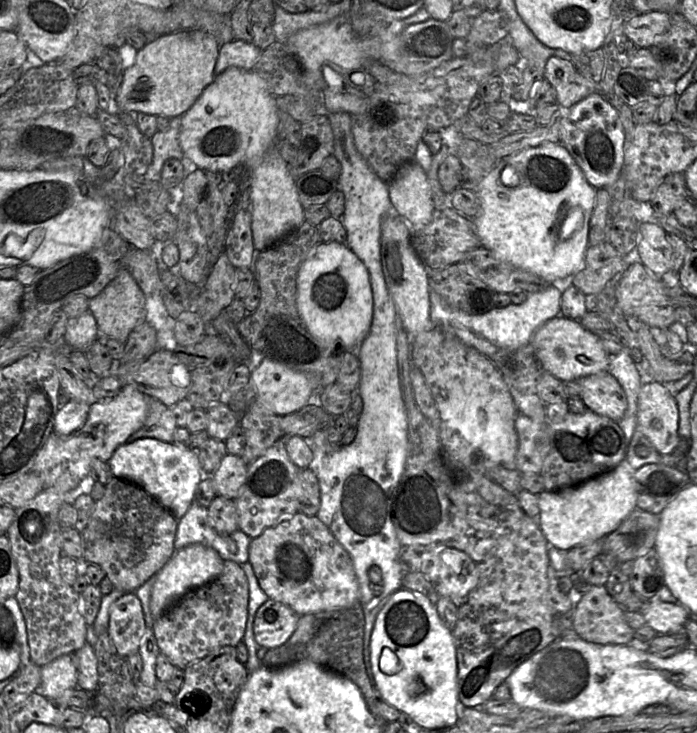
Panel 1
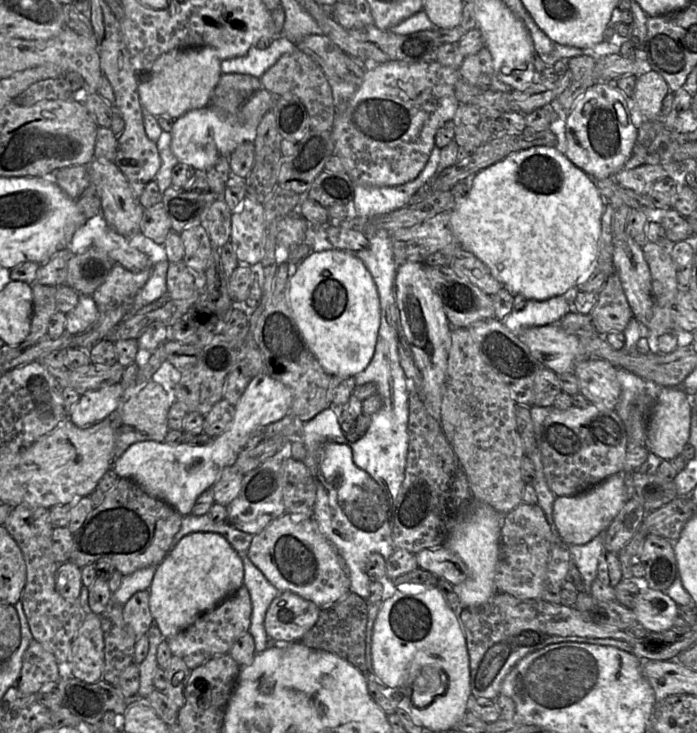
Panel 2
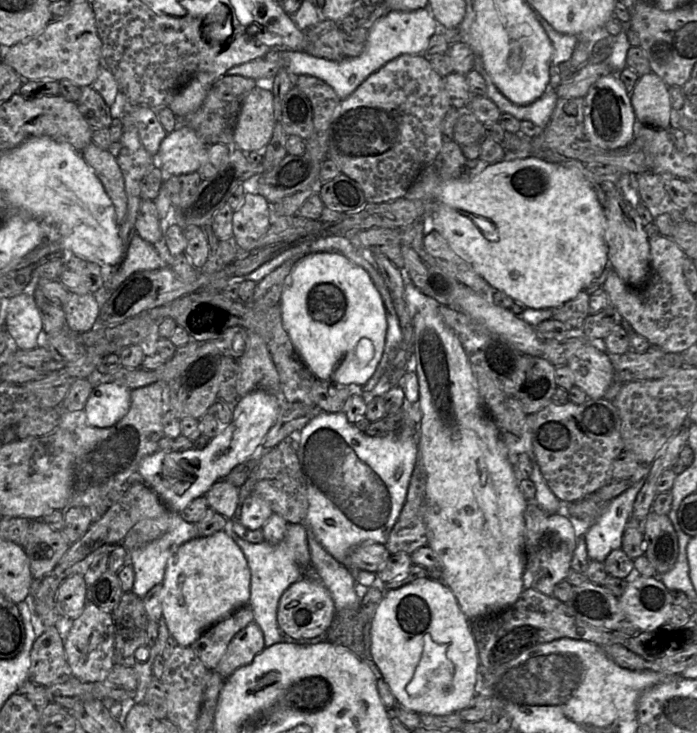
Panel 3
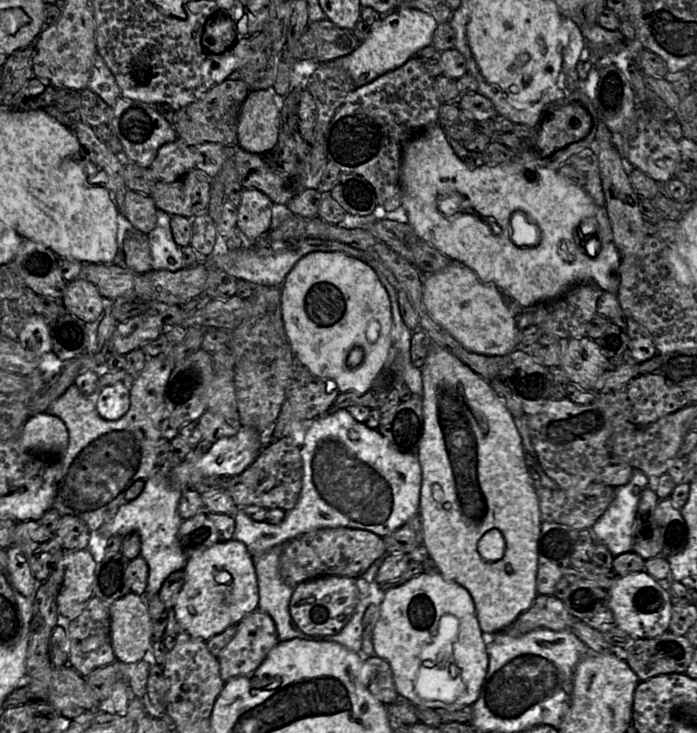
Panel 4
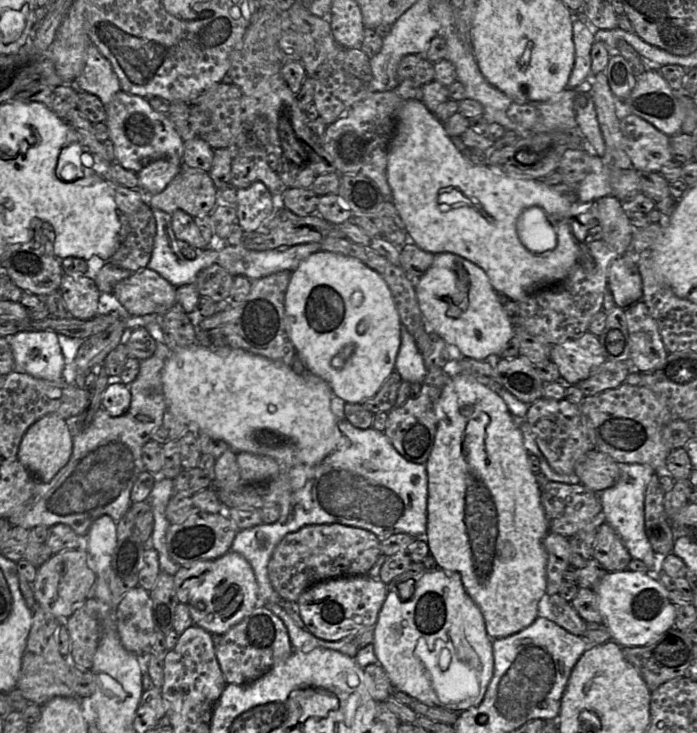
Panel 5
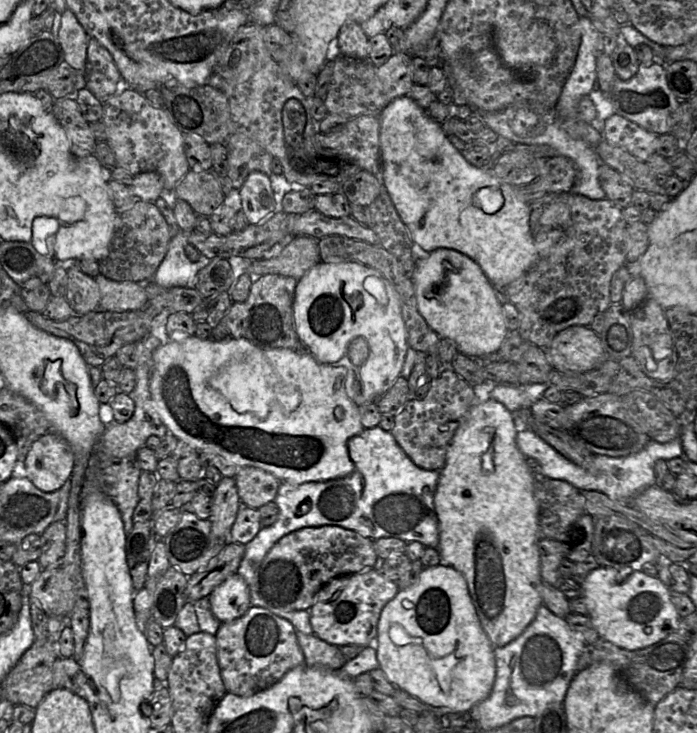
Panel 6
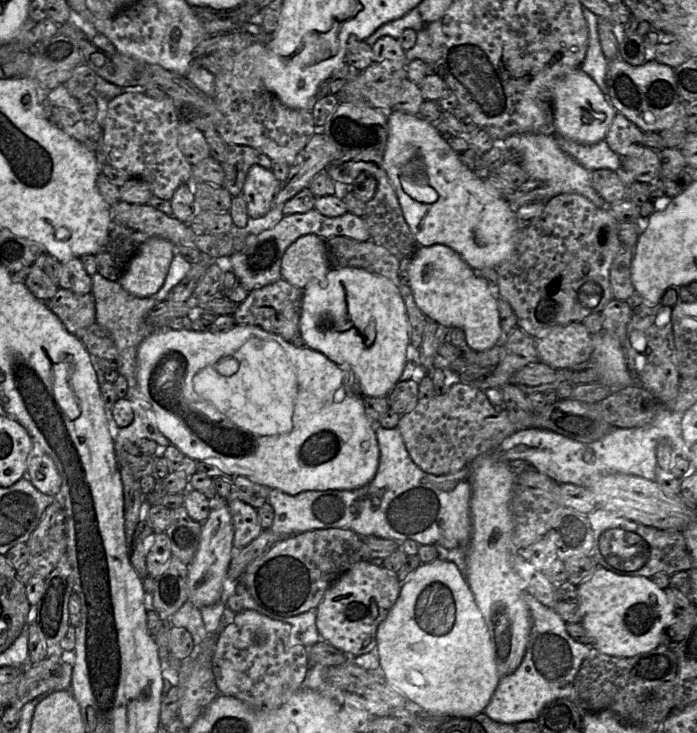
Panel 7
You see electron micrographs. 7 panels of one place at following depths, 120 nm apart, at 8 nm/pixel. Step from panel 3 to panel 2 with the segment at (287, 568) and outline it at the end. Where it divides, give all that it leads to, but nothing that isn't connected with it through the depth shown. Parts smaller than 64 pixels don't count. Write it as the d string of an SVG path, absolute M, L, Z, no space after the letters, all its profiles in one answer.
M247 553L239 554L244 567L243 585L248 589L252 604L249 633L255 643L256 653L261 653L272 643L268 638L264 619L271 602L280 592L266 579L262 572L251 562Z

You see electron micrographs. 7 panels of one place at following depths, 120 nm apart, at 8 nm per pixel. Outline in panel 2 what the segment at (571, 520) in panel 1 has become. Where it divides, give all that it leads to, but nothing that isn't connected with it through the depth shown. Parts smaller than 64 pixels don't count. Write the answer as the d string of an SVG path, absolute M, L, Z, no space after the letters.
M615 474L603 482L574 496L556 497L553 504L553 520L557 533L567 545L583 545L590 542L613 522L629 500L627 475Z

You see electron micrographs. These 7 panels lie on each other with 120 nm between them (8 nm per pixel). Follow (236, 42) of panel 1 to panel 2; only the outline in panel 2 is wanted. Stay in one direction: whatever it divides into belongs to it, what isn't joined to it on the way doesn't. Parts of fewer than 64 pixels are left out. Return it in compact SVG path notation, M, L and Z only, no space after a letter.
M278 35L264 49L252 47L244 56L222 60L221 73L248 74L260 79L283 54L291 53L296 49L296 44L282 35Z

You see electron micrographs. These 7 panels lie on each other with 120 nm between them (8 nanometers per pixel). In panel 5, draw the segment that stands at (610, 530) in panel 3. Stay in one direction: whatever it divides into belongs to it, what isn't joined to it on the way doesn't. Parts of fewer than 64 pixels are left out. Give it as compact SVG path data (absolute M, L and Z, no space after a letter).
M619 463L620 477L611 488L599 493L602 519L619 535L632 559L641 560L649 569L655 567L655 553L646 537L644 527L644 500L647 486L655 470L647 464Z

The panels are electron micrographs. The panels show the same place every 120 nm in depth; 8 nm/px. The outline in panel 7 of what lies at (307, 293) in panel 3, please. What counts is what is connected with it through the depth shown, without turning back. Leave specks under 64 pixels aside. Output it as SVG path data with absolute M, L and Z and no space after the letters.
M355 267L330 268L325 278L312 279L302 290L302 304L300 316L300 335L302 336L305 346L319 351L327 358L337 364L341 369L349 371L351 374L351 385L357 386L359 392L365 397L385 397L400 381L406 361L408 361L408 348L410 344L410 323L407 315L404 300L396 287L389 279L381 275L372 273L368 270Z

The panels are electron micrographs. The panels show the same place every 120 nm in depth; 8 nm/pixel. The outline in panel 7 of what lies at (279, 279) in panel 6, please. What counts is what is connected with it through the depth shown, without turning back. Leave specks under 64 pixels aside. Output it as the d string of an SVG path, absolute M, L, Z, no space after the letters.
M284 279L252 290L247 298L238 304L232 315L235 323L237 325L257 326L267 332L281 336L286 341L291 341L300 331L302 290Z

